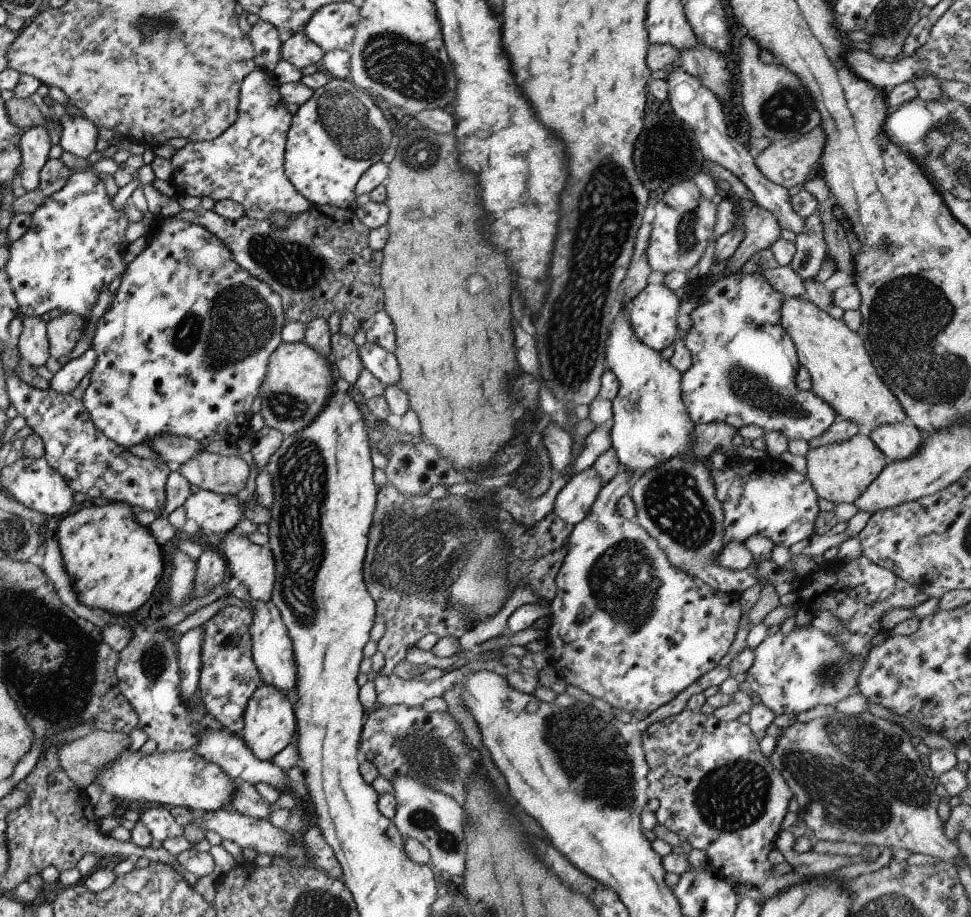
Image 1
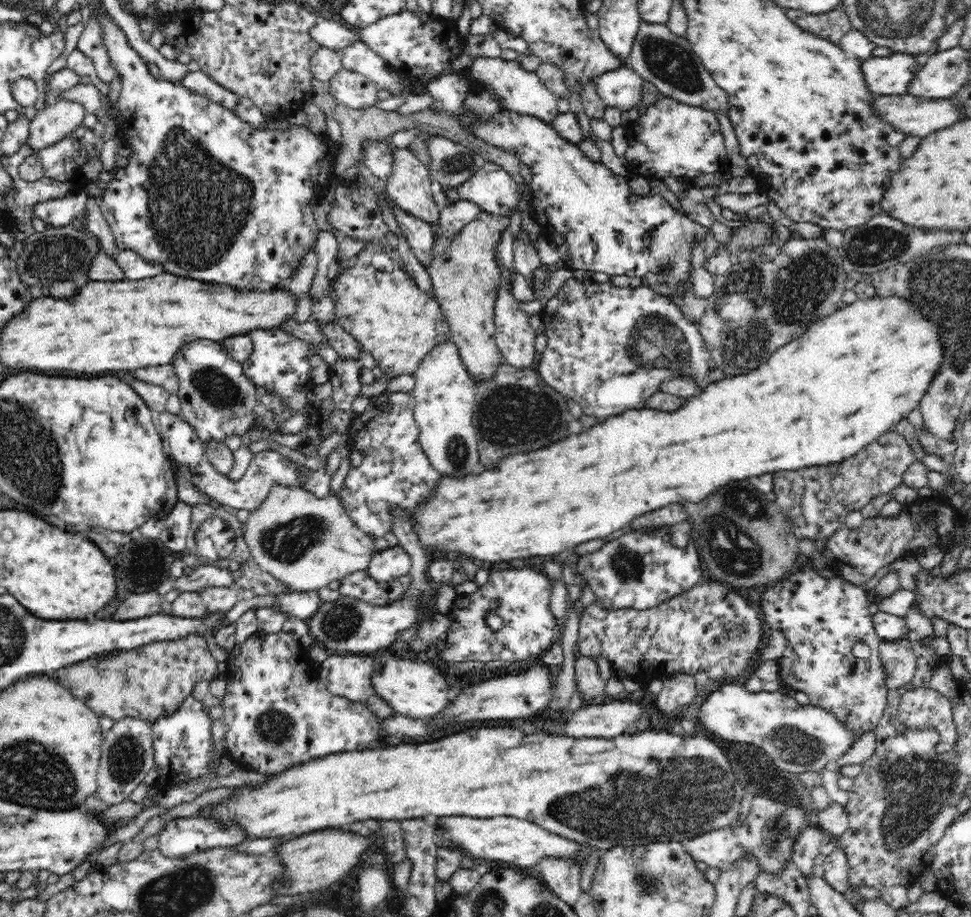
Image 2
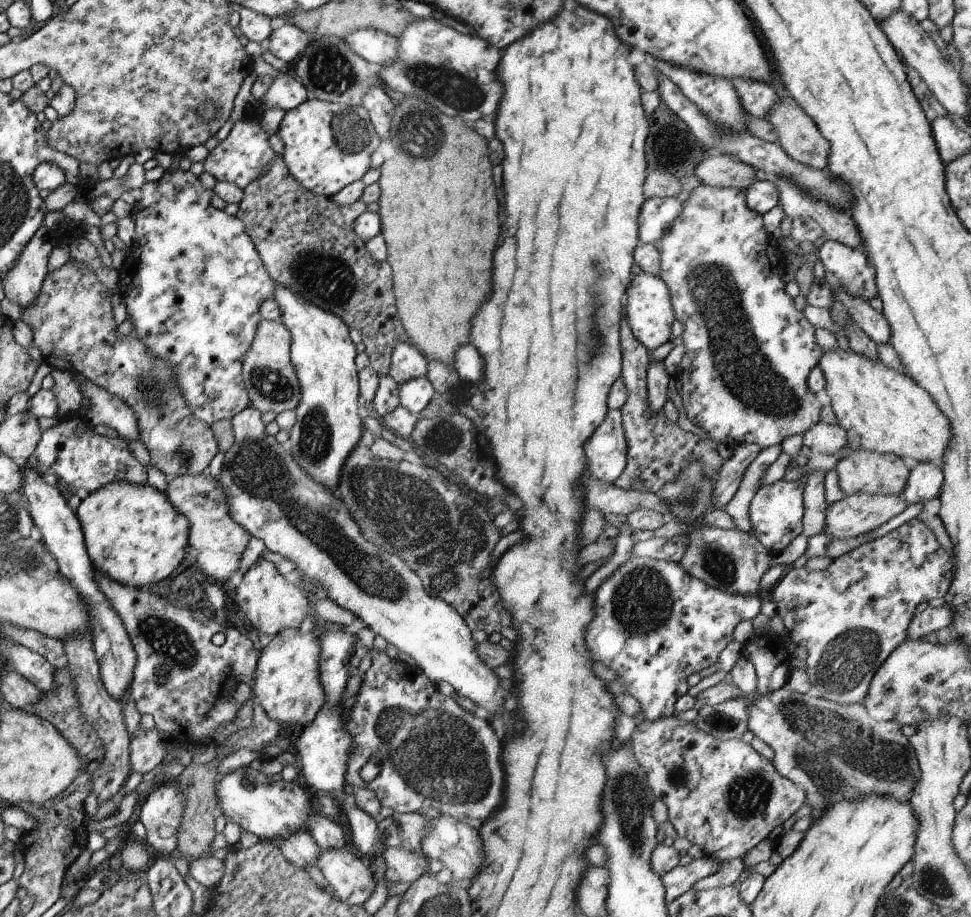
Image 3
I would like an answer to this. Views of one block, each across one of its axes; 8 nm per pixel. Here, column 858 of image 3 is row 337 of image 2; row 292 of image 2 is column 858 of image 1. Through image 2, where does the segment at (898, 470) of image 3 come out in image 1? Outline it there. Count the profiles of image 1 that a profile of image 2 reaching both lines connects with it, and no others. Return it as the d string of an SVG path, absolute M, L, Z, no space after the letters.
M863 431L855 433L849 440L809 449L804 458L805 476L816 495L830 500L835 505L840 502L852 503L889 462Z

